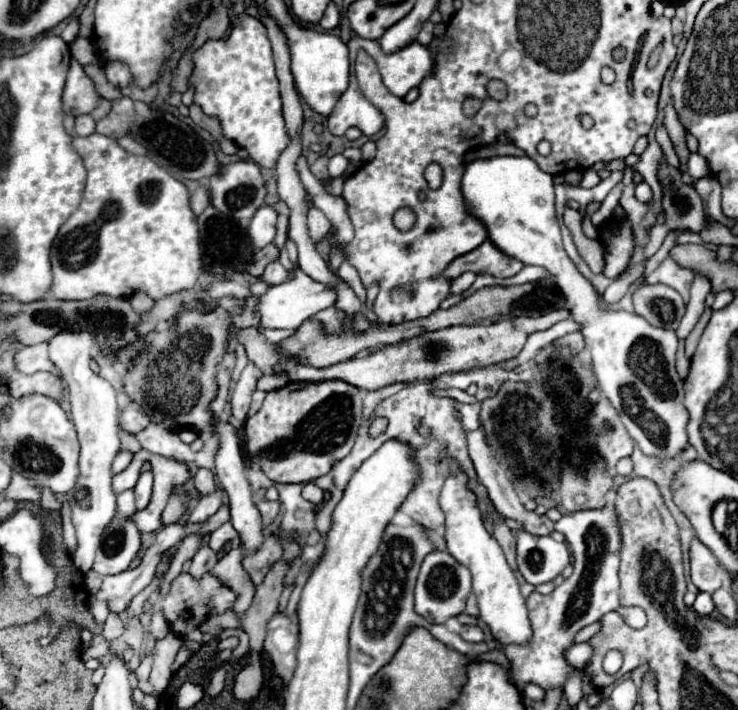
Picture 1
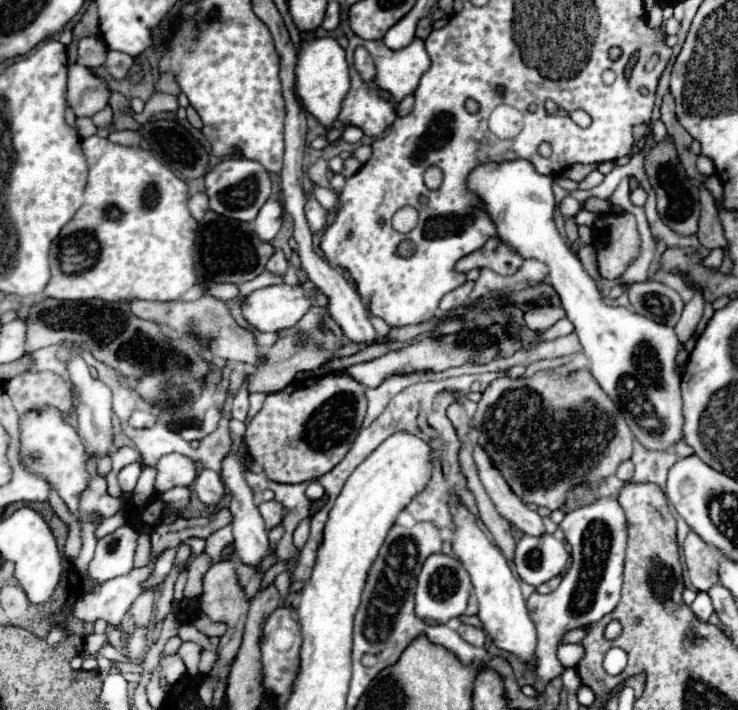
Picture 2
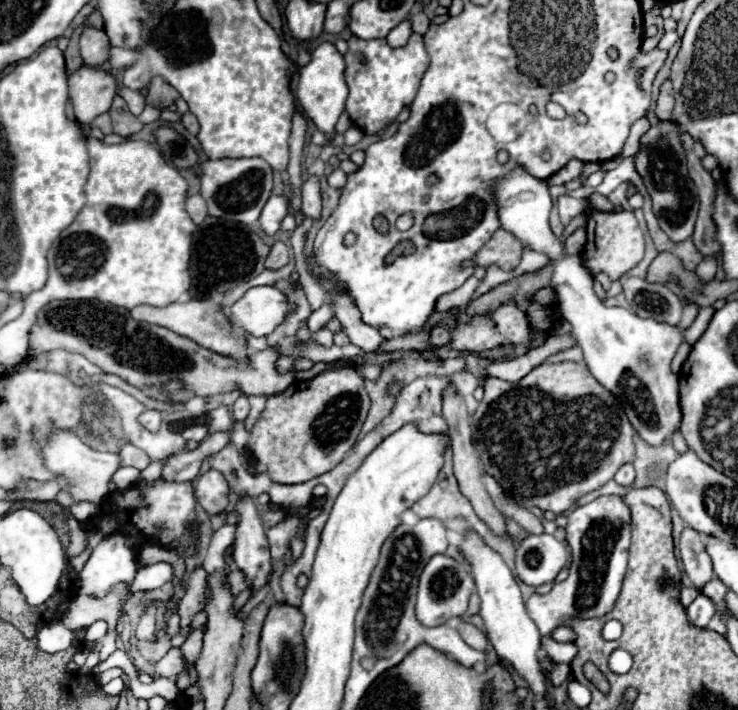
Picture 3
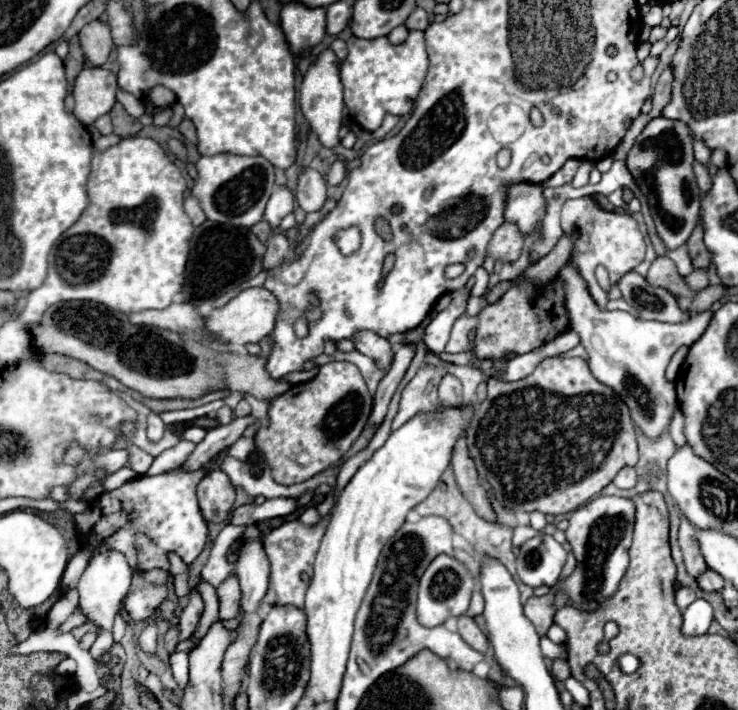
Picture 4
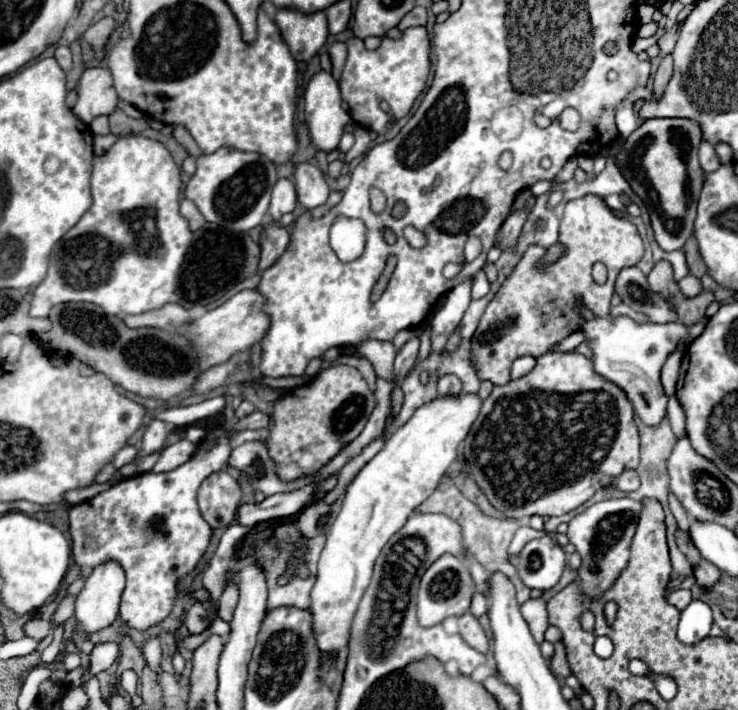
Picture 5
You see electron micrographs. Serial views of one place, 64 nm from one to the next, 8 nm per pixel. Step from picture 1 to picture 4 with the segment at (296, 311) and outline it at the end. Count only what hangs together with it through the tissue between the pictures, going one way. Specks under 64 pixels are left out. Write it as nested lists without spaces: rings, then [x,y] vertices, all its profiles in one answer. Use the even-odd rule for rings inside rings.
[[[248,288],[248,290],[240,292],[234,300],[230,300],[224,308],[218,308],[214,312],[208,311],[206,328],[208,328],[208,332],[216,334],[222,344],[260,342],[264,336],[268,336],[274,330],[278,310],[280,310],[278,298],[270,290],[266,290],[266,288]]]

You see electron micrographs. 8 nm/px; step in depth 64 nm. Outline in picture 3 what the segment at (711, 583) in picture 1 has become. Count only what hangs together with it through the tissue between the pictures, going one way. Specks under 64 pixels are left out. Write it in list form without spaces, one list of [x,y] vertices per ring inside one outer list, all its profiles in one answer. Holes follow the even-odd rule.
[[[688,526],[684,528],[682,538],[680,538],[680,554],[682,554],[686,576],[692,580],[692,584],[698,590],[702,590],[714,578],[714,568],[706,552],[704,538]]]

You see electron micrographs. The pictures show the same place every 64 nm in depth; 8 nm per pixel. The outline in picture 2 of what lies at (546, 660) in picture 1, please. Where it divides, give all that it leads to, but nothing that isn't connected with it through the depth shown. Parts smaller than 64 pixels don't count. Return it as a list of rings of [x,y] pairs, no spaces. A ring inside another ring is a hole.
[[[604,498],[596,500],[590,506],[582,506],[578,510],[568,512],[564,520],[558,524],[558,528],[562,528],[562,532],[566,534],[566,542],[572,546],[572,568],[554,592],[546,596],[534,592],[526,600],[528,614],[538,630],[532,672],[542,684],[548,684],[564,672],[564,666],[556,656],[556,648],[562,644],[564,634],[568,630],[598,622],[602,616],[610,614],[618,606],[628,538],[624,510],[616,500]]]

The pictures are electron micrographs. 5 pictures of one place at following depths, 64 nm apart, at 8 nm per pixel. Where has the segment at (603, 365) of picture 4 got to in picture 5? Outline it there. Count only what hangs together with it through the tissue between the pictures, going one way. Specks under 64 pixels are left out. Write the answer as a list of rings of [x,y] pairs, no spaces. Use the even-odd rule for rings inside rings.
[[[580,302],[576,306],[582,312],[584,322],[580,326],[580,332],[586,336],[586,344],[592,350],[592,362],[594,362],[596,374],[624,390],[624,394],[634,406],[634,414],[646,426],[658,426],[666,416],[666,404],[668,404],[668,396],[660,382],[662,366],[680,344],[690,344],[702,334],[708,318],[702,318],[700,322],[692,326],[678,324],[678,322],[638,324],[628,316],[598,318],[588,308],[584,308]]]

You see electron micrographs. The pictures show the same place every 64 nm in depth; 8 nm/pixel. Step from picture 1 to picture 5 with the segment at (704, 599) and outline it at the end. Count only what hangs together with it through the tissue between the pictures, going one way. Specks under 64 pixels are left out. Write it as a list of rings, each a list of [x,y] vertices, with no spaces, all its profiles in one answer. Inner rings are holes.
[[[694,600],[680,614],[678,640],[684,644],[696,644],[710,634],[710,626],[712,626],[710,606],[702,600]]]

